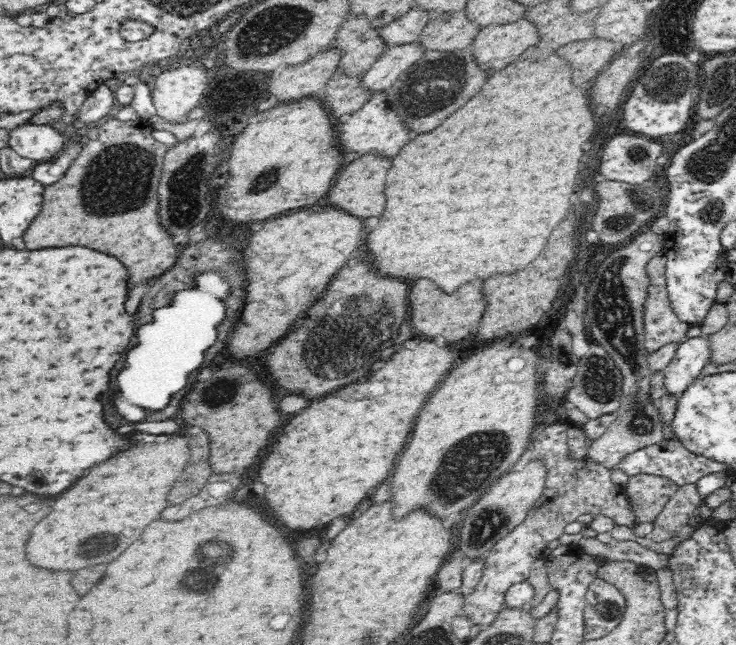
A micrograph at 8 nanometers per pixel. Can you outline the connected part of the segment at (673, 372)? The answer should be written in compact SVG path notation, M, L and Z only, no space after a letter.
M692 338L690 342L681 344L662 372L665 394L671 398L680 398L690 384L701 377L708 358L711 358L708 338Z

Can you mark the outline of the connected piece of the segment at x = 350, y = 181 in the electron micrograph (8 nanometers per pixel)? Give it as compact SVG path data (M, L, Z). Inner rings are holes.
M376 149L360 154L354 162L350 162L342 168L336 184L326 196L325 202L348 209L350 212L358 212L360 216L382 214L386 210L386 178L393 168L394 162L394 155L386 155Z

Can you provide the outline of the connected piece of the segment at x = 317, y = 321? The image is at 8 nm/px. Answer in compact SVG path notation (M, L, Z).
M373 259L344 268L320 302L306 314L306 318L310 318L306 328L304 320L300 320L302 324L280 338L274 348L268 348L270 356L266 362L270 374L278 378L284 388L304 390L308 396L322 396L324 392L334 392L366 376L370 368L371 372L381 369L385 363L378 360L386 360L398 350L400 326L412 318L408 296L410 284L392 276L382 276L374 268Z

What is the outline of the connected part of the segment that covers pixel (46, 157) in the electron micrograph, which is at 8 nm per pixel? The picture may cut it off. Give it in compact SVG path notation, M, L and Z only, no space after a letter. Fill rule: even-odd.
M27 122L9 132L7 146L16 154L42 164L54 161L58 152L66 147L66 141L67 135L60 134L47 125Z

